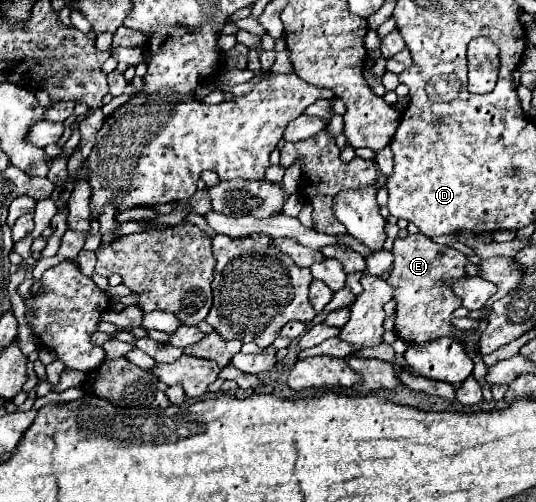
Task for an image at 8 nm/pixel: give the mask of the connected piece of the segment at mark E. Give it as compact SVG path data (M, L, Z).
M409 234L407 238L397 238L393 244L393 270L389 276L389 284L393 288L395 306L395 332L401 340L409 344L423 344L429 340L437 340L441 336L449 336L457 342L463 342L463 332L451 326L453 310L457 310L459 298L447 288L447 280L455 280L465 276L465 254L457 252L455 248L447 248L435 244L425 234Z

